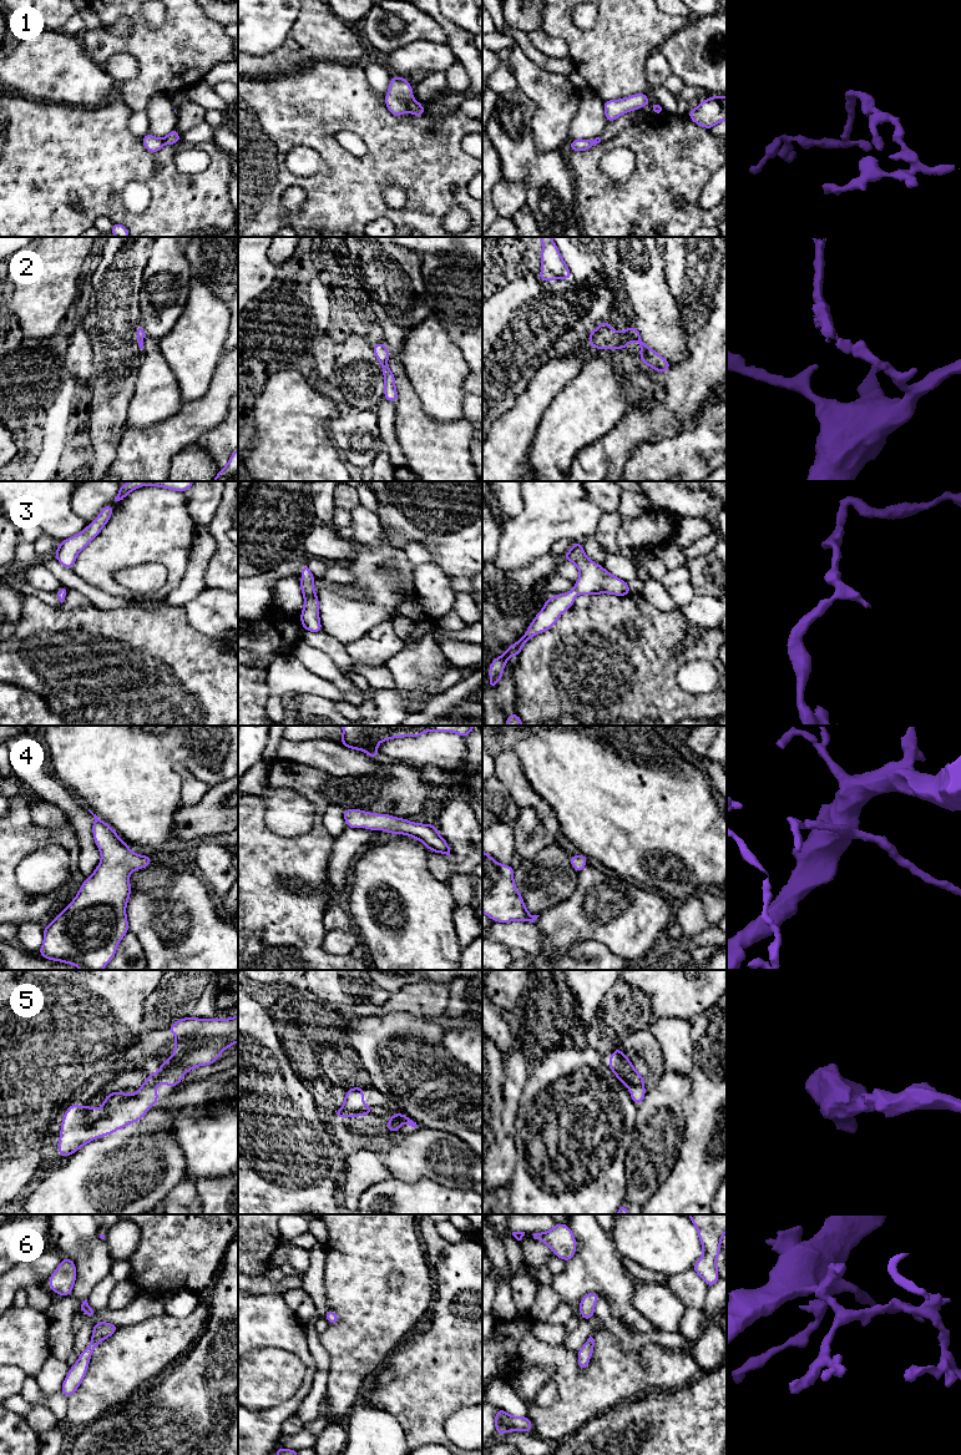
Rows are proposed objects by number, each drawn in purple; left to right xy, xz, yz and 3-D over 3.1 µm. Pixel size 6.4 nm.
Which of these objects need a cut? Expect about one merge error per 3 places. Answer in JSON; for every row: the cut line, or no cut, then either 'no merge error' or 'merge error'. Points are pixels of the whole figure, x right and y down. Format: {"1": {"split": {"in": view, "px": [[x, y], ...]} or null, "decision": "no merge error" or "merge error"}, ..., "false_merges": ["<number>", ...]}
{"1": {"split": {"in": "xz", "px": [[411, 97], [408, 102], [408, 110]]}, "decision": "merge error"}, "2": {"split": null, "decision": "no merge error"}, "3": {"split": null, "decision": "no merge error"}, "4": {"split": null, "decision": "no merge error"}, "5": {"split": null, "decision": "no merge error"}, "6": {"split": null, "decision": "no merge error"}, "false_merges": ["1"]}

